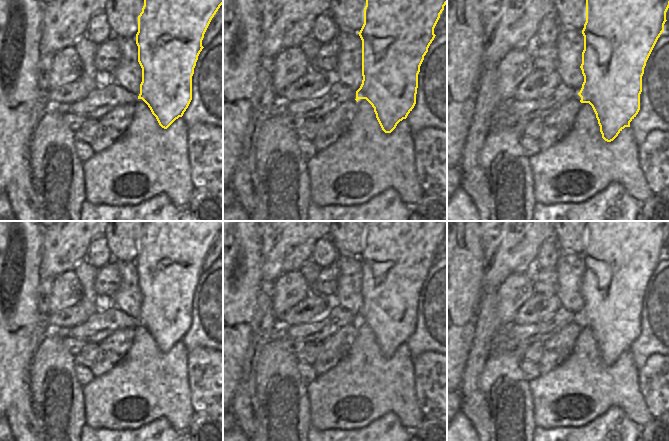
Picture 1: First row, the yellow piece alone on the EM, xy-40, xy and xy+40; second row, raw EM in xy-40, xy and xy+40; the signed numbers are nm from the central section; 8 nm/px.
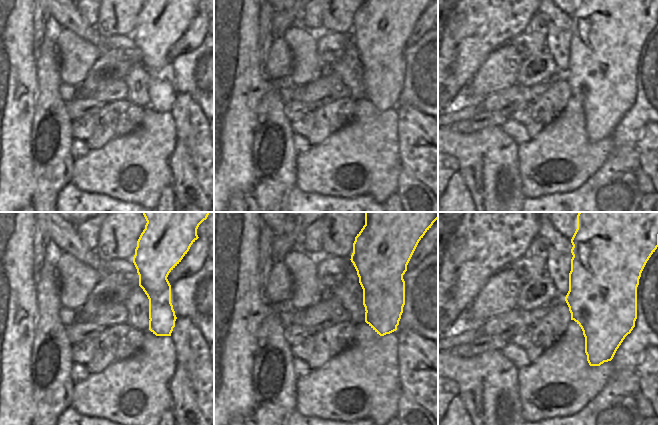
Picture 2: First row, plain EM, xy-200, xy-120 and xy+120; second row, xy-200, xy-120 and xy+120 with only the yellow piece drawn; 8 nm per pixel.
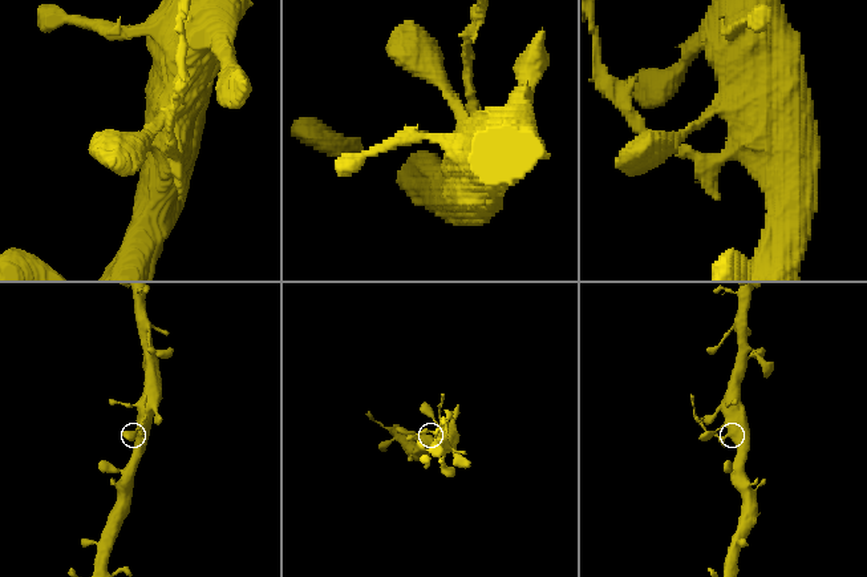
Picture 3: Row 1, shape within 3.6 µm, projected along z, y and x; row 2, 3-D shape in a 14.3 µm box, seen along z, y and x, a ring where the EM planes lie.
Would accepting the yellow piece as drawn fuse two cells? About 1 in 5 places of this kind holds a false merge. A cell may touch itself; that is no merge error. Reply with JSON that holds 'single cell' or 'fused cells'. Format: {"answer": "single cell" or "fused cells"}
{"answer": "fused cells"}

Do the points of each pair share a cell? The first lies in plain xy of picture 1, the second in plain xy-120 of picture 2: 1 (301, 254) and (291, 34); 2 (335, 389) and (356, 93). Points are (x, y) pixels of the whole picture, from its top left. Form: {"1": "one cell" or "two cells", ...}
{"1": "two cells", "2": "two cells"}

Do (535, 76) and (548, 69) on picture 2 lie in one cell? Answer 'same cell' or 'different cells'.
same cell

